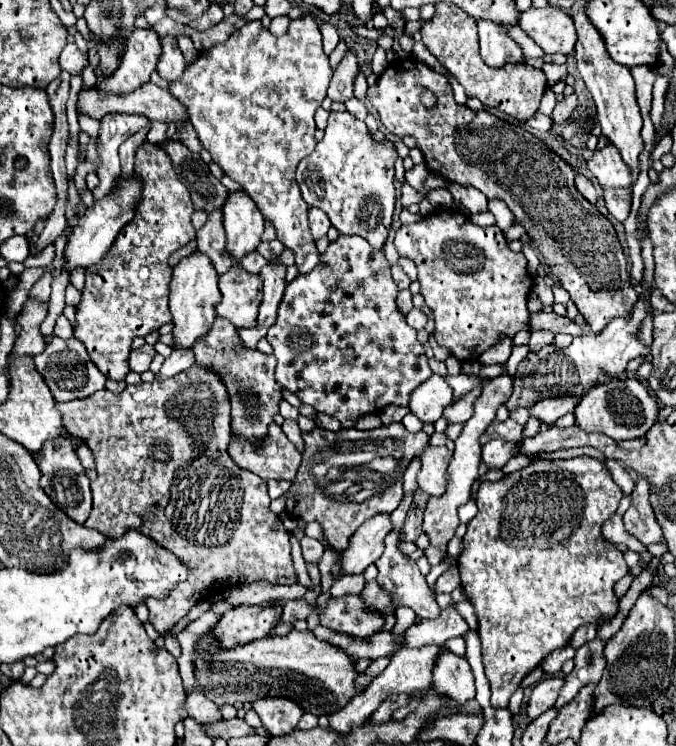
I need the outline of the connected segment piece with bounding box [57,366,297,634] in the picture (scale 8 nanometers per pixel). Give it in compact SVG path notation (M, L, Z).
M191 366L191 370L165 382L129 384L121 394L99 390L99 394L91 394L91 398L57 404L57 408L63 414L67 432L79 438L83 436L95 454L97 480L91 482L93 510L83 526L95 528L107 538L119 538L135 528L159 542L165 550L171 550L187 570L191 570L189 578L179 582L167 598L147 598L145 606L149 608L149 622L159 634L169 632L197 600L221 594L233 586L259 580L271 584L297 582L291 562L289 532L269 508L271 498L267 494L267 480L247 470L239 470L227 454L231 442L229 394L215 372Z

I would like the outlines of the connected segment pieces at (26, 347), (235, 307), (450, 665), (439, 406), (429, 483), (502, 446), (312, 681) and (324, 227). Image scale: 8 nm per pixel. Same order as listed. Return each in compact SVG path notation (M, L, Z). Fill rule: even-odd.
M27 300L17 324L15 324L15 344L13 350L7 354L7 362L11 362L11 358L25 358L25 356L37 356L45 350L45 340L39 332L39 324L45 320L47 314L47 302L35 302L35 300Z
M233 266L227 274L219 276L219 290L221 290L221 302L215 306L217 316L227 318L235 328L251 328L257 322L257 310L261 304L261 276L249 274L241 266Z
M443 648L439 658L435 658L433 688L461 704L475 698L475 680L469 662Z
M433 374L427 382L411 392L409 408L421 422L435 422L451 402L453 390L447 386L445 376Z
M427 446L423 454L419 456L421 460L421 470L417 474L419 488L427 494L441 496L445 492L445 470L451 460L453 452L447 450L447 446Z
M489 440L483 446L483 462L487 468L503 468L509 458L517 452L517 444L505 440Z
M291 630L287 636L265 636L259 640L253 640L249 644L237 646L233 650L223 650L219 654L209 654L209 644L215 646L215 640L209 634L203 634L199 642L195 644L197 660L195 660L195 674L197 674L197 688L217 706L221 704L235 704L235 702L255 702L259 698L267 696L285 696L301 704L301 708L315 716L331 716L347 706L347 702L355 694L363 694L361 688L357 688L357 676L365 674L355 668L355 660L339 646L333 646L329 642L319 640L313 632L299 632Z
M309 208L309 226L311 226L313 240L319 240L327 234L327 230L331 228L331 222L319 208Z

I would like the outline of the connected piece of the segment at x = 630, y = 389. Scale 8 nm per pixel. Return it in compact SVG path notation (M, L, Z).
M633 376L629 378L615 378L605 384L593 386L583 398L579 400L579 406L575 406L575 422L581 430L587 432L601 432L613 440L633 440L643 436L657 418L657 402L649 394L649 390Z

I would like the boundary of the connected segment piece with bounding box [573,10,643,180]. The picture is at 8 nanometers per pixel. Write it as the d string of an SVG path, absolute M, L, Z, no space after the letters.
M583 10L573 14L573 21L577 33L577 41L574 47L577 70L579 70L587 90L591 92L591 96L595 100L597 120L601 124L603 134L611 140L613 146L619 148L627 166L631 166L631 174L633 174L633 180L635 180L637 172L639 172L637 158L643 150L643 140L641 140L643 120L641 120L641 112L639 112L639 106L637 106L637 100L635 100L635 82L633 82L631 70L627 66L619 66L607 54L607 48L605 48L601 34L591 26L591 22L587 20Z

